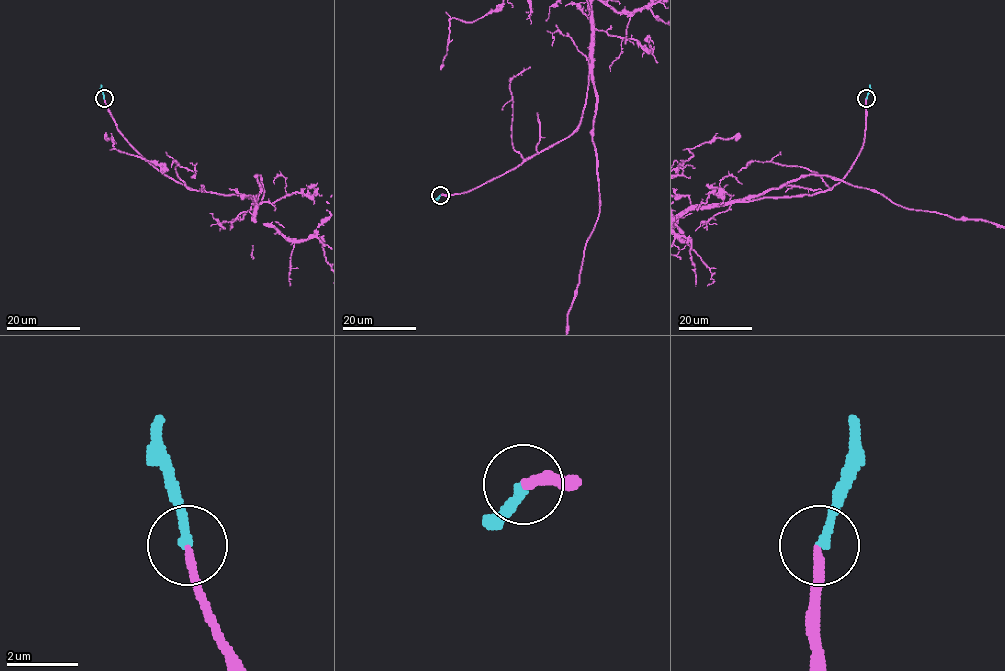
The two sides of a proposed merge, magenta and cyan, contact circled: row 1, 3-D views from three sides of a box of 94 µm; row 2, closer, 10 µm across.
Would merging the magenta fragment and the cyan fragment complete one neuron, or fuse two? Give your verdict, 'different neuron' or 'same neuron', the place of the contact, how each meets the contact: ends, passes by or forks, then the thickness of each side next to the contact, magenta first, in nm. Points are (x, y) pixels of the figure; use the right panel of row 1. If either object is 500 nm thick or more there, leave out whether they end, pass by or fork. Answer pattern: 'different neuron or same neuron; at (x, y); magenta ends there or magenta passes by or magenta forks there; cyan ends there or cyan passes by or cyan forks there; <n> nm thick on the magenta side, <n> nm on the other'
same neuron; at (866, 98); magenta ends there; cyan ends there; 240 nm thick on the magenta side, 260 nm on the other

